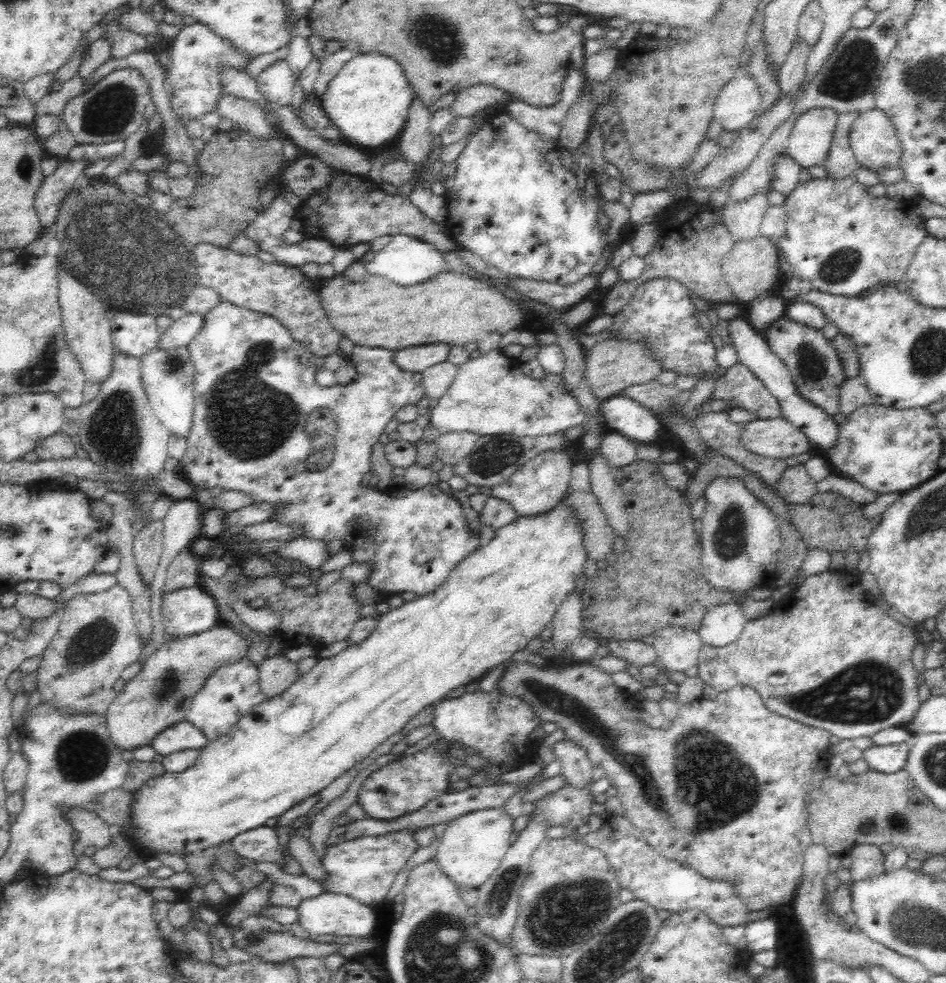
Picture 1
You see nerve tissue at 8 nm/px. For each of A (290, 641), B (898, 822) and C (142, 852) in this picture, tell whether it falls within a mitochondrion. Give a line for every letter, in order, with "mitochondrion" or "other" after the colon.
A: other
B: mitochondrion
C: other

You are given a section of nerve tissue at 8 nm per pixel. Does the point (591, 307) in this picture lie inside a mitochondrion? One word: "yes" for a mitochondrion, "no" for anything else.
yes

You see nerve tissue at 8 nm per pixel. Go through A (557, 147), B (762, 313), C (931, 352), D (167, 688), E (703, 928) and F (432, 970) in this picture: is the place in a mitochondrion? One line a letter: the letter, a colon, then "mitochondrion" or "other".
A: other
B: other
C: mitochondrion
D: mitochondrion
E: other
F: mitochondrion

